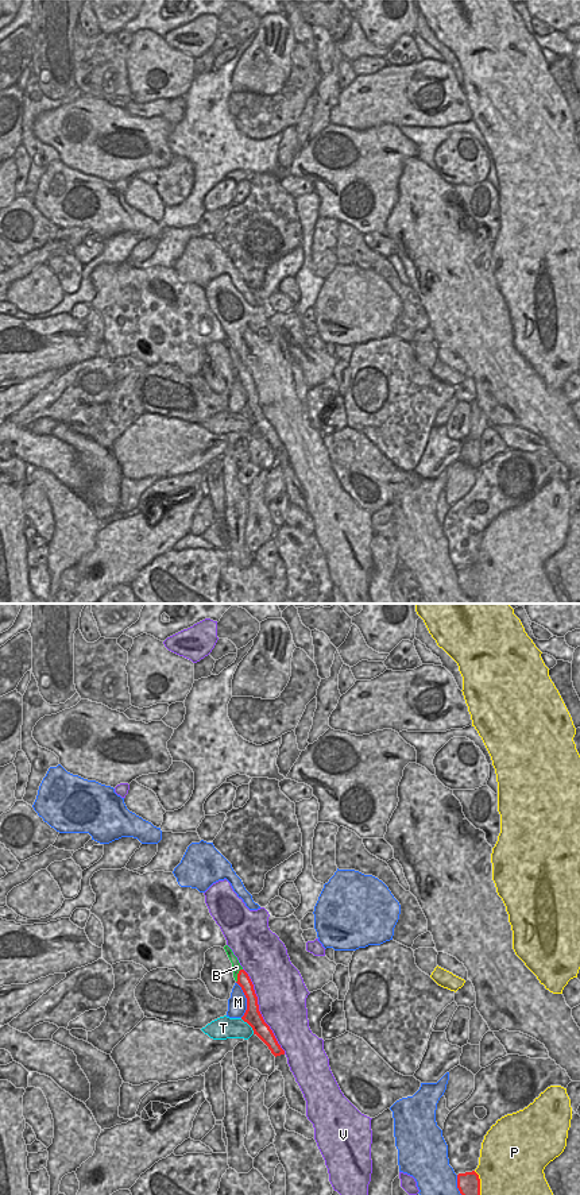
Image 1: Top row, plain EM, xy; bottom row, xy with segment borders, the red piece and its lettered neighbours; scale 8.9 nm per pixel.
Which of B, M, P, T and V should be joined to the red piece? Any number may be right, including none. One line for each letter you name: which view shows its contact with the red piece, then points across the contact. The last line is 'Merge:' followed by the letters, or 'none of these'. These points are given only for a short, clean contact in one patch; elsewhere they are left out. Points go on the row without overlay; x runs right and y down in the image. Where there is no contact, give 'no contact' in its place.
B: meets red in xy; runs through xy (243, 374), (238, 370), (236, 362)
Merge: B

